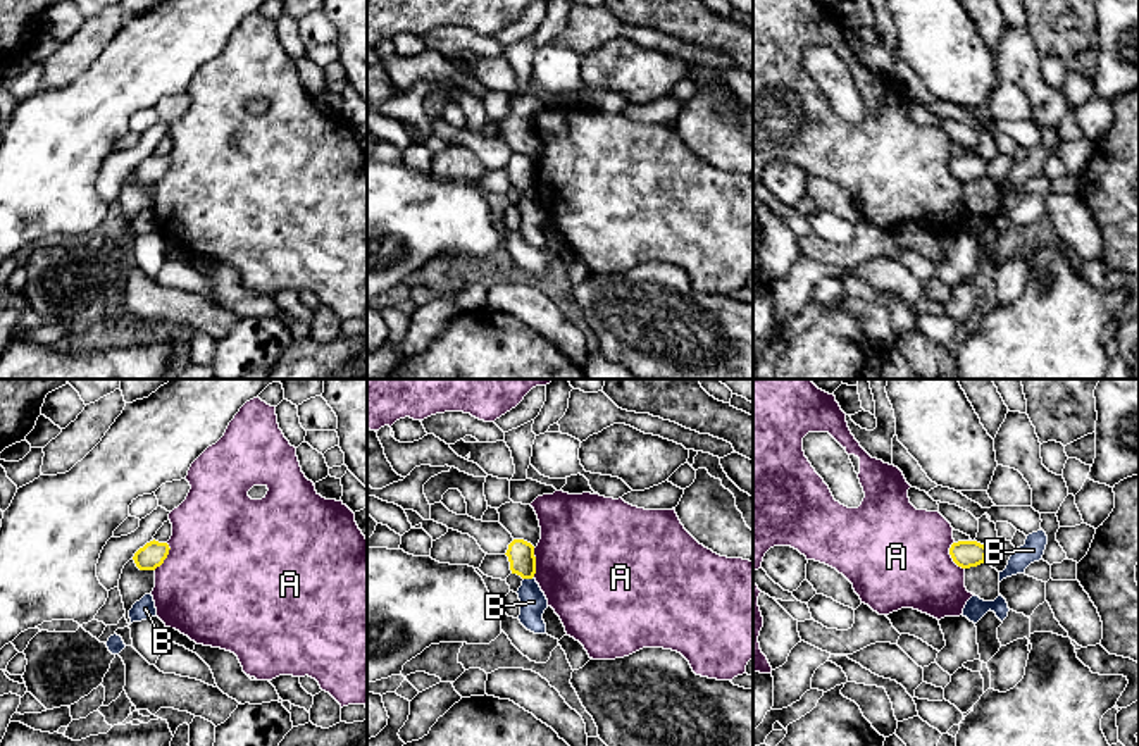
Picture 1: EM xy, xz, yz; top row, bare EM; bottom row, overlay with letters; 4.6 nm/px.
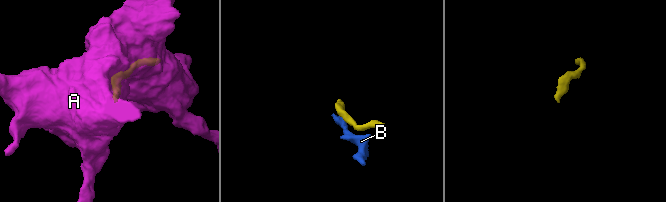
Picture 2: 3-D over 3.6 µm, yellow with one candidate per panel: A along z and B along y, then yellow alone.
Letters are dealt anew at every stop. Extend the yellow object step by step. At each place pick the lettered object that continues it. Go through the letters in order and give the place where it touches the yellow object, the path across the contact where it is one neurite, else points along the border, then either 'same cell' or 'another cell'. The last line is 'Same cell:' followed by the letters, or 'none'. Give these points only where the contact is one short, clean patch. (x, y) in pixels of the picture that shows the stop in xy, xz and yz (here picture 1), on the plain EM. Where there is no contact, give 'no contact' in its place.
A: meets yellow in yz at (952, 171); another cell
B: meets yellow in xz at (528, 192); border along xz (533, 190), (524, 193); another cell
Same cell: none

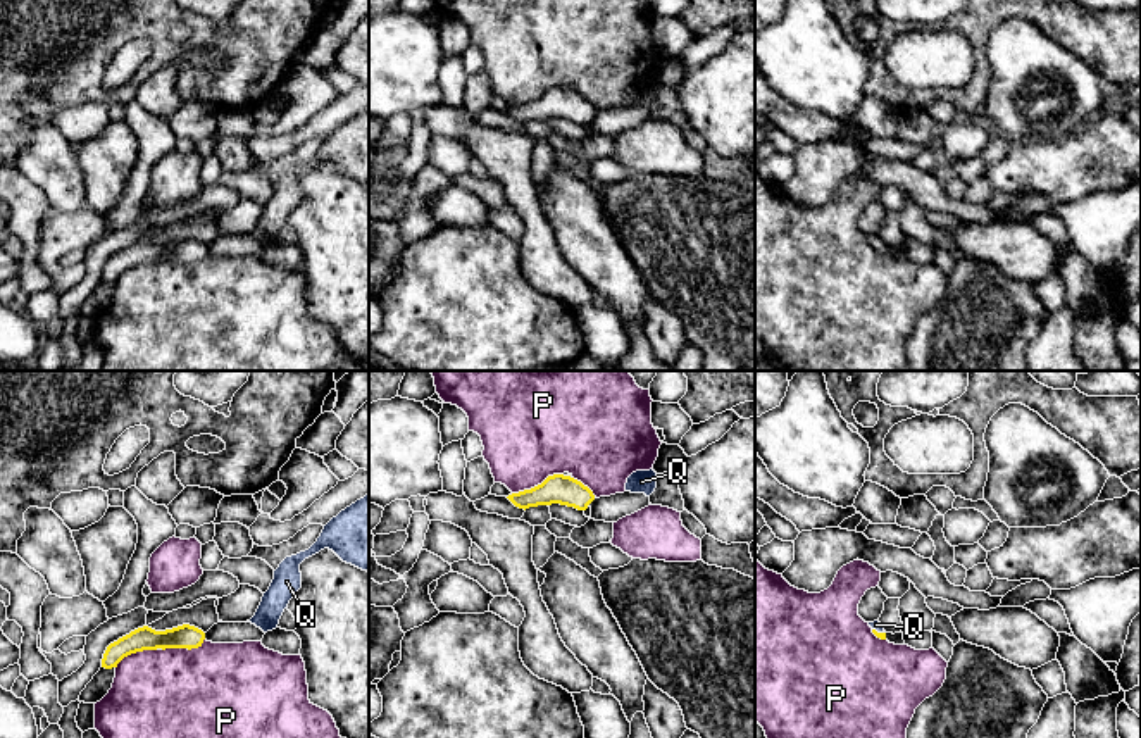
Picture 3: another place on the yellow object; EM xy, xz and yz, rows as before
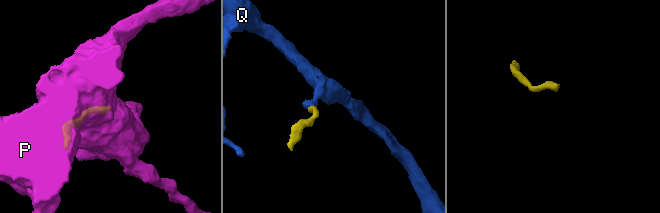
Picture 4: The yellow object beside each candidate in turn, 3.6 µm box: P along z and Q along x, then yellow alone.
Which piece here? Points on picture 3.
P: meets yellow in xz at (538, 99); another cell
Q: meets yellow in yz at (879, 247); runs through yz (879, 249), (879, 247), (876, 238); same cell
Same cell: Q

